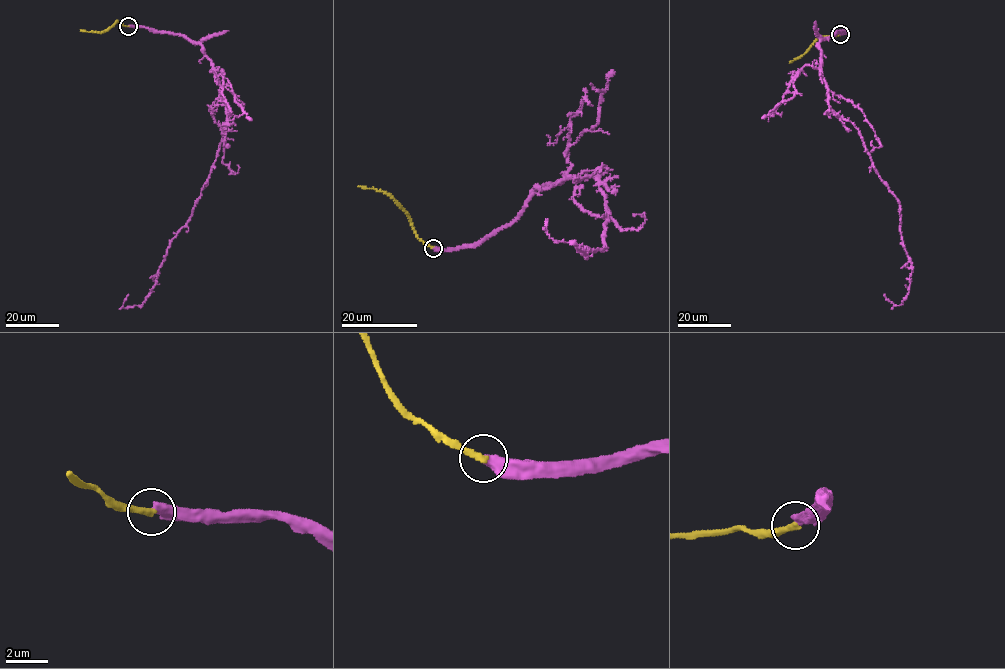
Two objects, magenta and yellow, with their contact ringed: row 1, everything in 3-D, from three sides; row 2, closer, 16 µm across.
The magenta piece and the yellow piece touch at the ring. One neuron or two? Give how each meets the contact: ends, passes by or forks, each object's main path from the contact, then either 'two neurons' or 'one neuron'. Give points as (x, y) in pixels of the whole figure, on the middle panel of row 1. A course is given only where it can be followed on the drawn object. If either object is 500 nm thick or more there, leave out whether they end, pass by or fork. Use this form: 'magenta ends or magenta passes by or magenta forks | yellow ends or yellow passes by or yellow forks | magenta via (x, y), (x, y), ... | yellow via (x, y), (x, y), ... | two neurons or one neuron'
magenta ends | yellow ends | magenta via (433, 248), (480, 243), (537, 189), (597, 173), (608, 220), (602, 250), (586, 257), (551, 238), (547, 220) | yellow via (433, 248), (418, 237), (405, 212), (389, 195), (358, 186) | two neurons

